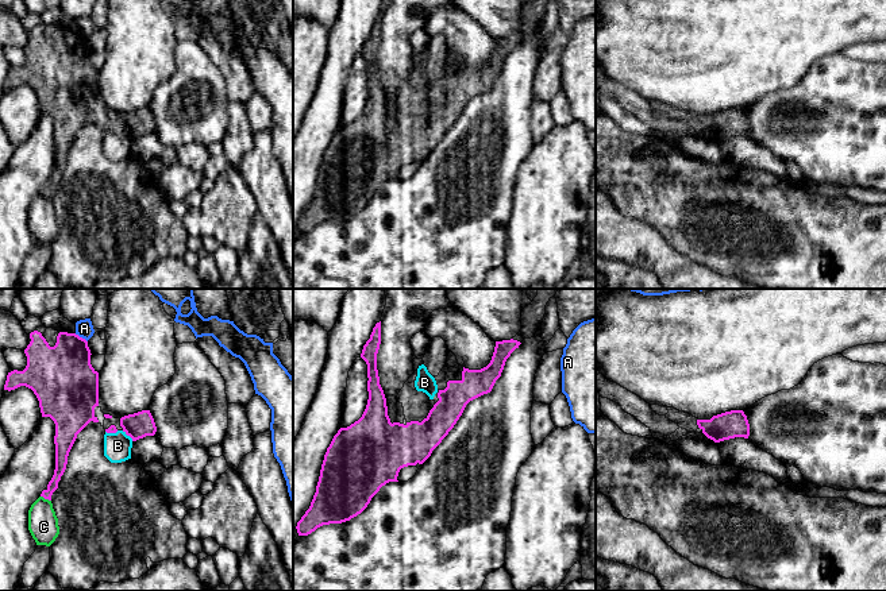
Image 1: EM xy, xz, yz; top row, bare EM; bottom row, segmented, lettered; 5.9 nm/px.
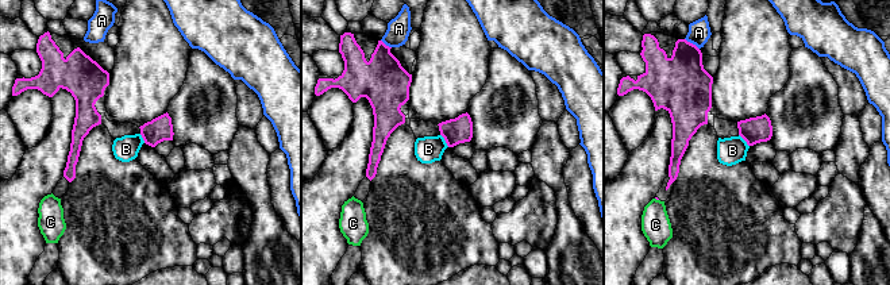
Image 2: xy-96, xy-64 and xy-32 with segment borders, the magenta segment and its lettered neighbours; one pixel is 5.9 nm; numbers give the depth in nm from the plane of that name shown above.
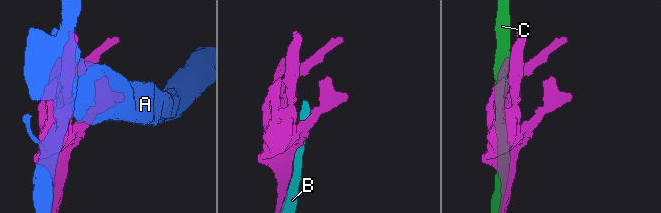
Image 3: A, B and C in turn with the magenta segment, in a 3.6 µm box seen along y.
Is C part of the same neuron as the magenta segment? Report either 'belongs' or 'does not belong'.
does not belong

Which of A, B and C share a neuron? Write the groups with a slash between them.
A / B / C

